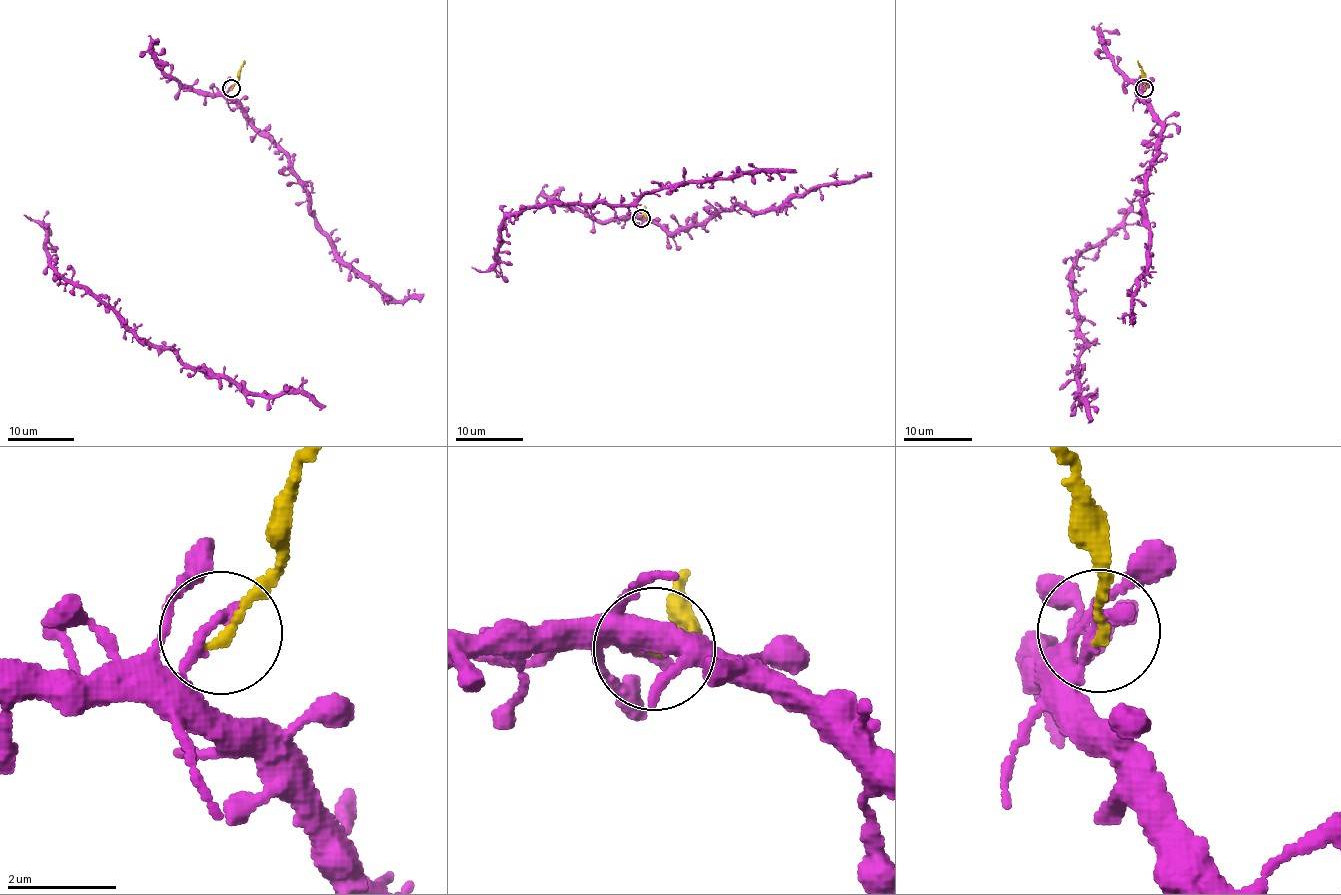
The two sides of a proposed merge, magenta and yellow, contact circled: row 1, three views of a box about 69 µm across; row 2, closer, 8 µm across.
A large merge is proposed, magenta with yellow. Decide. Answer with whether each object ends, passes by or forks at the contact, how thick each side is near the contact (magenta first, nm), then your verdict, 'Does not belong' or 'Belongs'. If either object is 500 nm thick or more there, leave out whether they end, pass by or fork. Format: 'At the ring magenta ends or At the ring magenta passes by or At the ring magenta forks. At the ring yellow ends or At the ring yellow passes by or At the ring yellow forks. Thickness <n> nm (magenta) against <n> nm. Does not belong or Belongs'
At the ring magenta ends. At the ring yellow ends. Thickness 280 nm (magenta) against 170 nm. Does not belong

